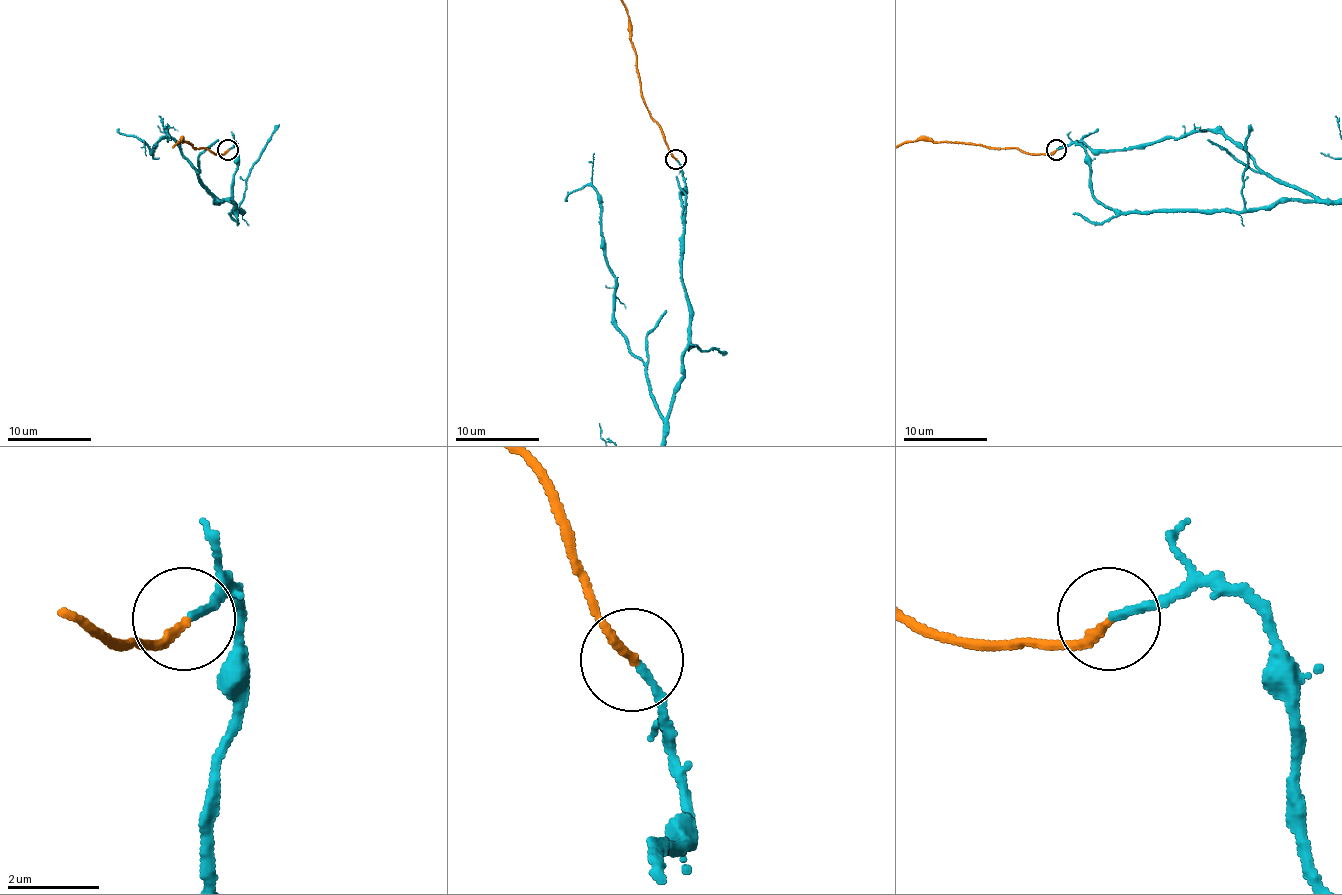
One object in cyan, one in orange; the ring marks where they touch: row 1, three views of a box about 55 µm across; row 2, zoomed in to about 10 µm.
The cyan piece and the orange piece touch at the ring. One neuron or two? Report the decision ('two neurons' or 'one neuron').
one neuron

